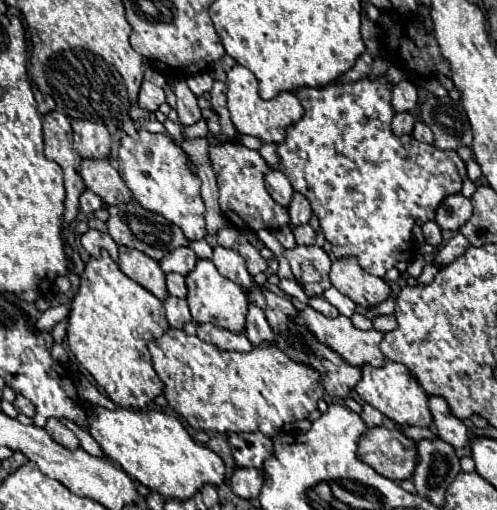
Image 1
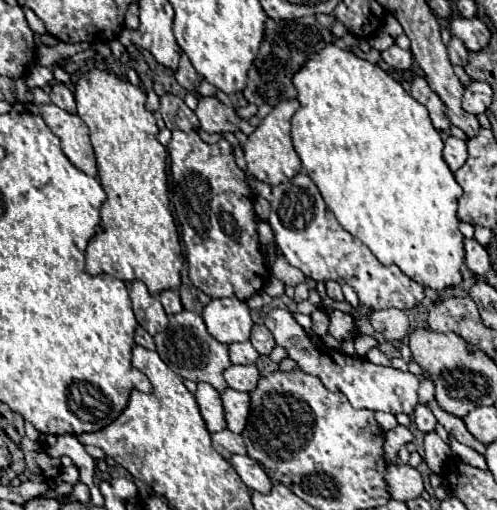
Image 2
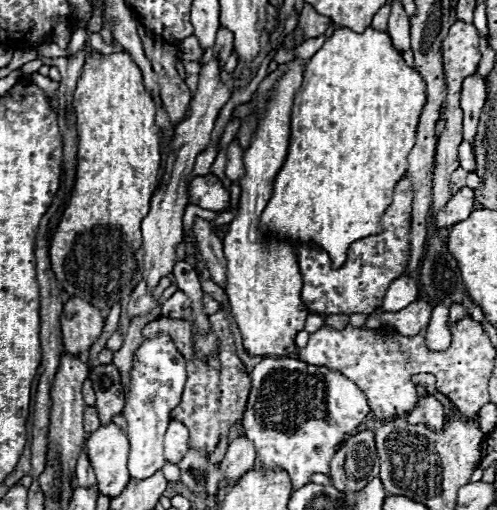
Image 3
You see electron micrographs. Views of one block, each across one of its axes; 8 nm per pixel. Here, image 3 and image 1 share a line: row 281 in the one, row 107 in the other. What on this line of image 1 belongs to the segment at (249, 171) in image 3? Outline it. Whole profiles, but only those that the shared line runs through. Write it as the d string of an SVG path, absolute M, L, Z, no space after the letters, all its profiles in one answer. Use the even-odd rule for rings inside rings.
M234 66L228 72L226 84L228 84L228 110L230 110L230 116L232 116L236 130L240 134L256 136L262 142L282 142L284 130L288 126L292 126L294 122L298 122L304 114L300 100L292 92L282 92L272 100L262 100L258 96L258 82L256 82L254 74L244 66Z

